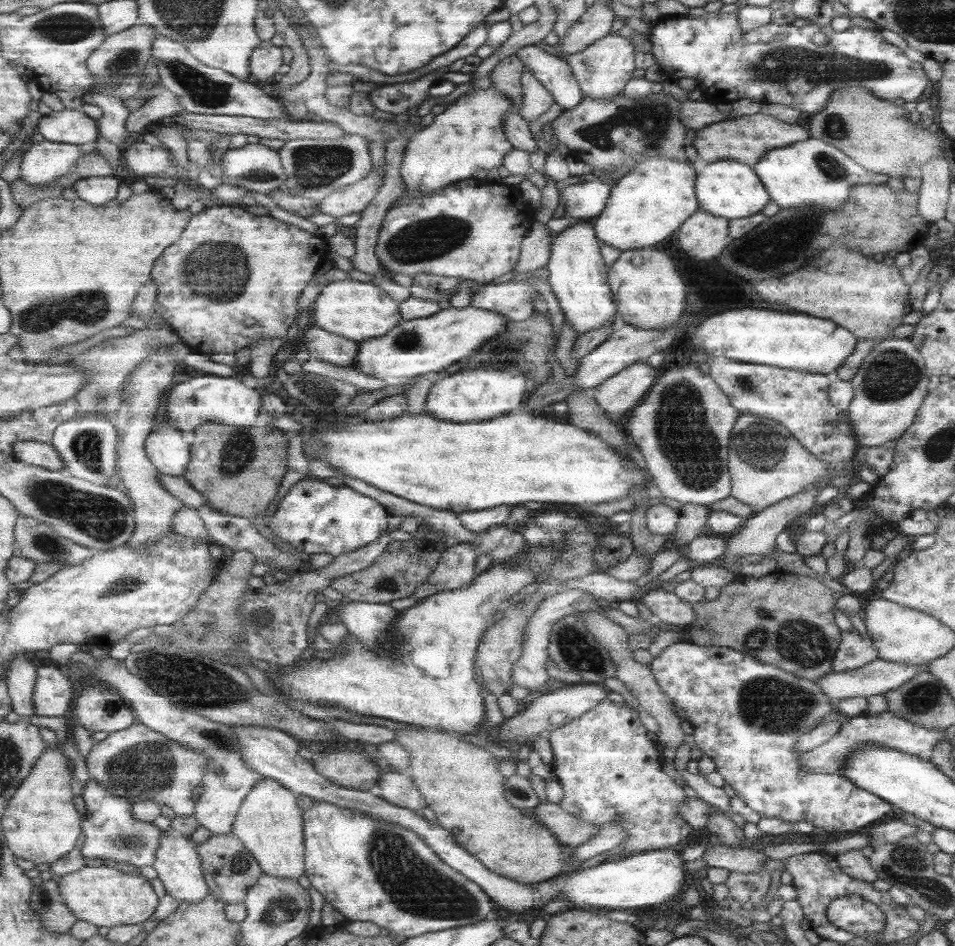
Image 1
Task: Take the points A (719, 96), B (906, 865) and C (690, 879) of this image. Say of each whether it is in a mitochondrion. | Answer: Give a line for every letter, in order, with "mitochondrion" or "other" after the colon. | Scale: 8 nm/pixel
A: other
B: mitochondrion
C: other

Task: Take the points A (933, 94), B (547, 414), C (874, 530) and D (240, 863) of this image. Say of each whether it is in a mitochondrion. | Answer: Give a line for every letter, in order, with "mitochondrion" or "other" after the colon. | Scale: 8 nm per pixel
A: other
B: other
C: other
D: mitochondrion

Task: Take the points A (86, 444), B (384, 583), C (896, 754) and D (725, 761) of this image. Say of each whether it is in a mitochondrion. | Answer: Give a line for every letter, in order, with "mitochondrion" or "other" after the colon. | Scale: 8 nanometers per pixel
A: mitochondrion
B: mitochondrion
C: other
D: other

